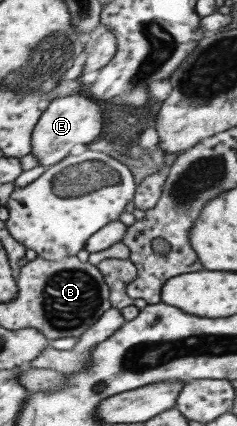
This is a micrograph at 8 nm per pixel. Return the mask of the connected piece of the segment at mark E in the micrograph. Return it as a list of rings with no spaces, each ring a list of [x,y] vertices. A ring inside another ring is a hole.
[[[82,95],[55,97],[37,119],[31,130],[31,150],[38,165],[51,166],[69,155],[74,144],[88,145],[95,140],[101,130],[102,103]]]

